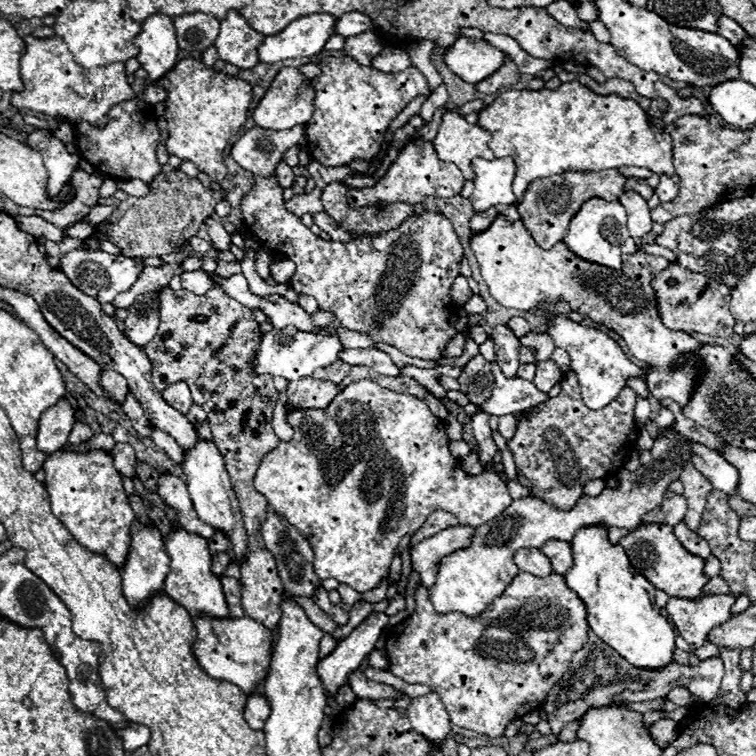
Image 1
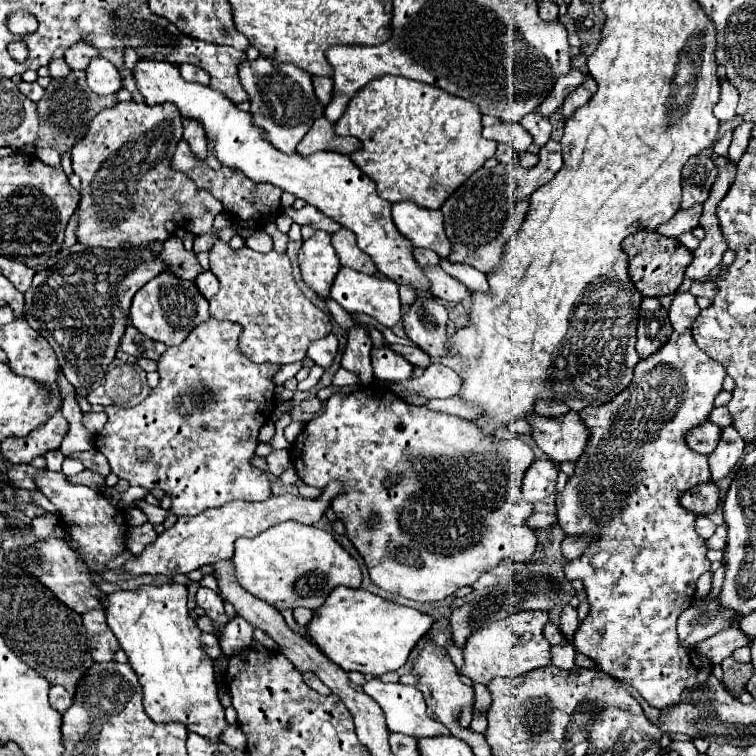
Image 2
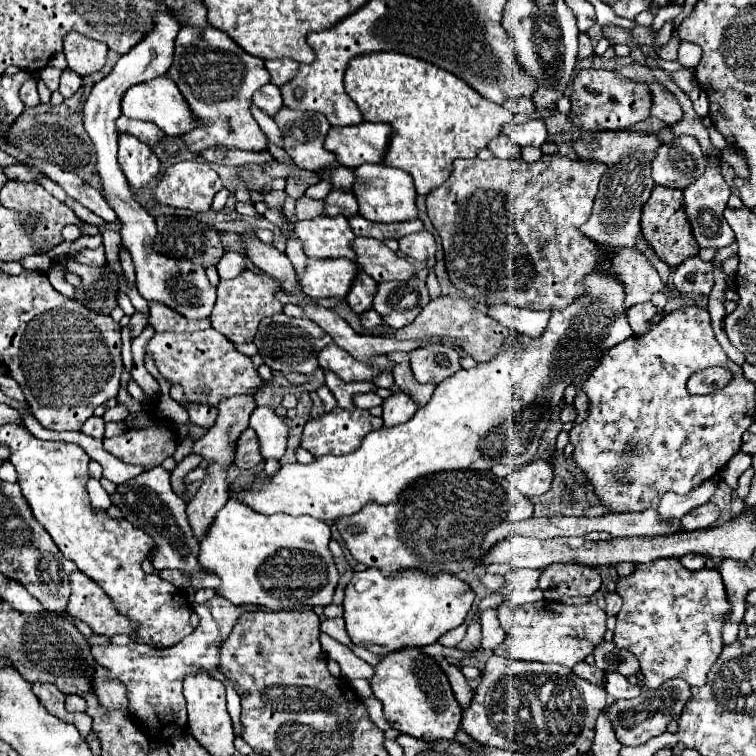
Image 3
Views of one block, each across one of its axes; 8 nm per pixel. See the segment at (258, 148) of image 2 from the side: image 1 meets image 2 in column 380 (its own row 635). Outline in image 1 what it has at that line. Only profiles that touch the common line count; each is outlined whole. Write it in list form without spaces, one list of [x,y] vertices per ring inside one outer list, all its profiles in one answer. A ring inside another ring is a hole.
[[[232,618],[232,620],[196,620],[198,640],[194,644],[196,660],[204,672],[212,678],[220,678],[236,684],[244,694],[252,694],[258,684],[268,676],[270,660],[274,652],[274,638],[268,628],[252,618]]]

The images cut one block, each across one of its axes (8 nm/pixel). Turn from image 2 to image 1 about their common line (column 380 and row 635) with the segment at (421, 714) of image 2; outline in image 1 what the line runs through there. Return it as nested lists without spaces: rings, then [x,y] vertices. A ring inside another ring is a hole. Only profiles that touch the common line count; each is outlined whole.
[[[718,594],[704,600],[676,600],[670,598],[666,604],[678,634],[690,644],[692,650],[706,644],[708,634],[714,626],[720,626],[732,618],[734,594]]]

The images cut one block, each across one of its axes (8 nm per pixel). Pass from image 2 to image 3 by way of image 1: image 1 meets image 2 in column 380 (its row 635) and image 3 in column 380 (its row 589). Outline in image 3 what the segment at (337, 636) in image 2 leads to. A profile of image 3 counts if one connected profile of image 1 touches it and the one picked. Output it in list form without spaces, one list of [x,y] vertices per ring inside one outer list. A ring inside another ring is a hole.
[[[378,568],[354,572],[346,586],[344,620],[354,644],[380,644],[382,654],[406,646],[434,644],[446,632],[458,628],[474,602],[472,588],[450,572],[432,576],[418,568],[402,568],[394,576],[384,576]]]

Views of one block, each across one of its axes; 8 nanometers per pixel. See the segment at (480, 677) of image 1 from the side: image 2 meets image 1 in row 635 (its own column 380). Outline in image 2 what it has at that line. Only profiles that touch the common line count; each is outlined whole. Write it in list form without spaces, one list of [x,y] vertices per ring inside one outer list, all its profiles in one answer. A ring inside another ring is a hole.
[[[362,388],[362,390],[352,392],[348,396],[332,396],[326,402],[324,410],[320,414],[316,414],[306,424],[302,434],[296,438],[290,458],[292,458],[292,464],[298,472],[298,476],[310,486],[324,488],[324,484],[328,484],[328,480],[334,480],[334,478],[340,478],[344,482],[344,492],[332,500],[332,510],[344,522],[346,536],[352,540],[352,544],[356,546],[356,550],[364,558],[372,582],[376,586],[380,586],[382,590],[388,590],[392,594],[400,594],[404,598],[420,600],[420,602],[444,600],[446,596],[452,596],[458,588],[472,586],[480,574],[498,566],[502,560],[510,558],[512,562],[530,562],[530,558],[536,552],[538,536],[528,526],[528,518],[534,512],[534,504],[526,502],[520,494],[522,472],[534,462],[534,452],[520,438],[512,438],[512,440],[488,438],[488,440],[484,440],[484,436],[480,436],[480,428],[470,420],[442,414],[442,412],[434,412],[434,410],[428,410],[426,406],[412,406],[388,388],[386,388],[386,394],[376,392],[374,388]]]

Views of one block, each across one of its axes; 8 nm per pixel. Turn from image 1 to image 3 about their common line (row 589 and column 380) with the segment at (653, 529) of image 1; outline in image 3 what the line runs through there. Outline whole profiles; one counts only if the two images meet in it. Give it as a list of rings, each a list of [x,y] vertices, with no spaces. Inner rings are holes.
[[[416,646],[380,656],[380,662],[374,666],[374,676],[368,682],[374,696],[382,702],[384,718],[392,728],[422,740],[454,740],[460,728],[462,708],[454,698],[444,670],[432,656],[426,656]]]

